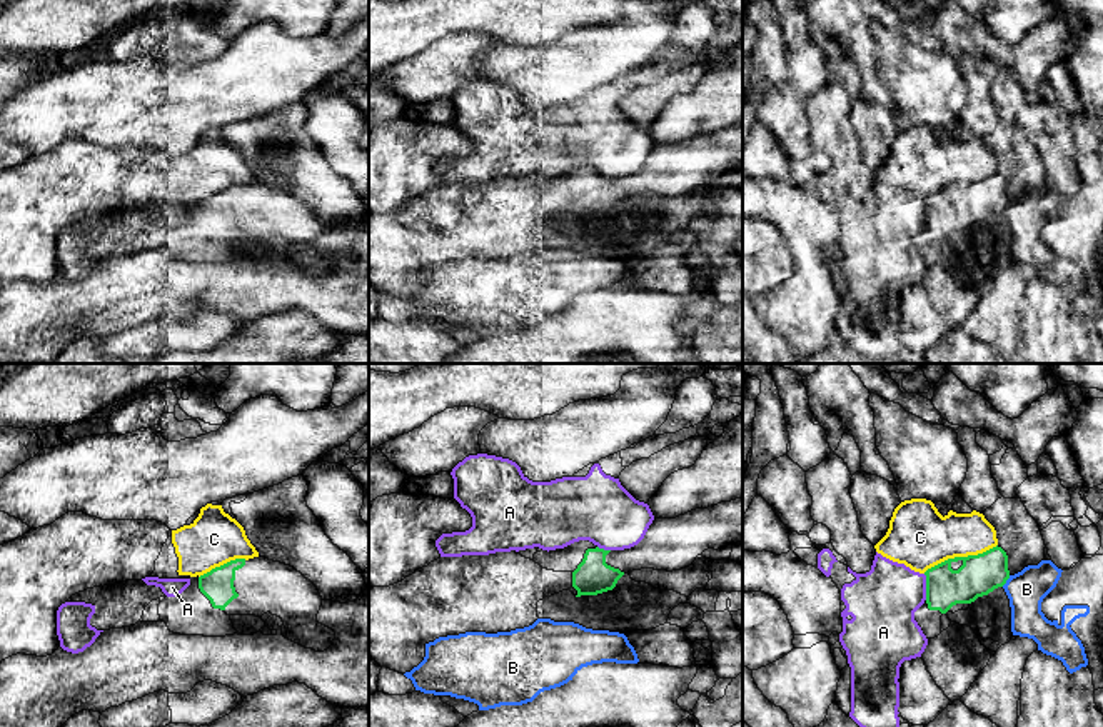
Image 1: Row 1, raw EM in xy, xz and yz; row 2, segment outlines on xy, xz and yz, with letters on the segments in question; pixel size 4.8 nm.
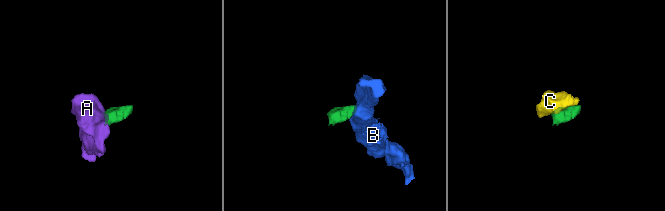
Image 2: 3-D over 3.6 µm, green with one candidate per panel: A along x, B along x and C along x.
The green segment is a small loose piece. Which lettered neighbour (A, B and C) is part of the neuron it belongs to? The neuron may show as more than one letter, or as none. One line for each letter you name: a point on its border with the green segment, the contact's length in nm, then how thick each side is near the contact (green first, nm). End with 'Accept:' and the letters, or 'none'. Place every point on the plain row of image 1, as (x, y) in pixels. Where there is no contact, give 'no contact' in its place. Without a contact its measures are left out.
Accept: none

